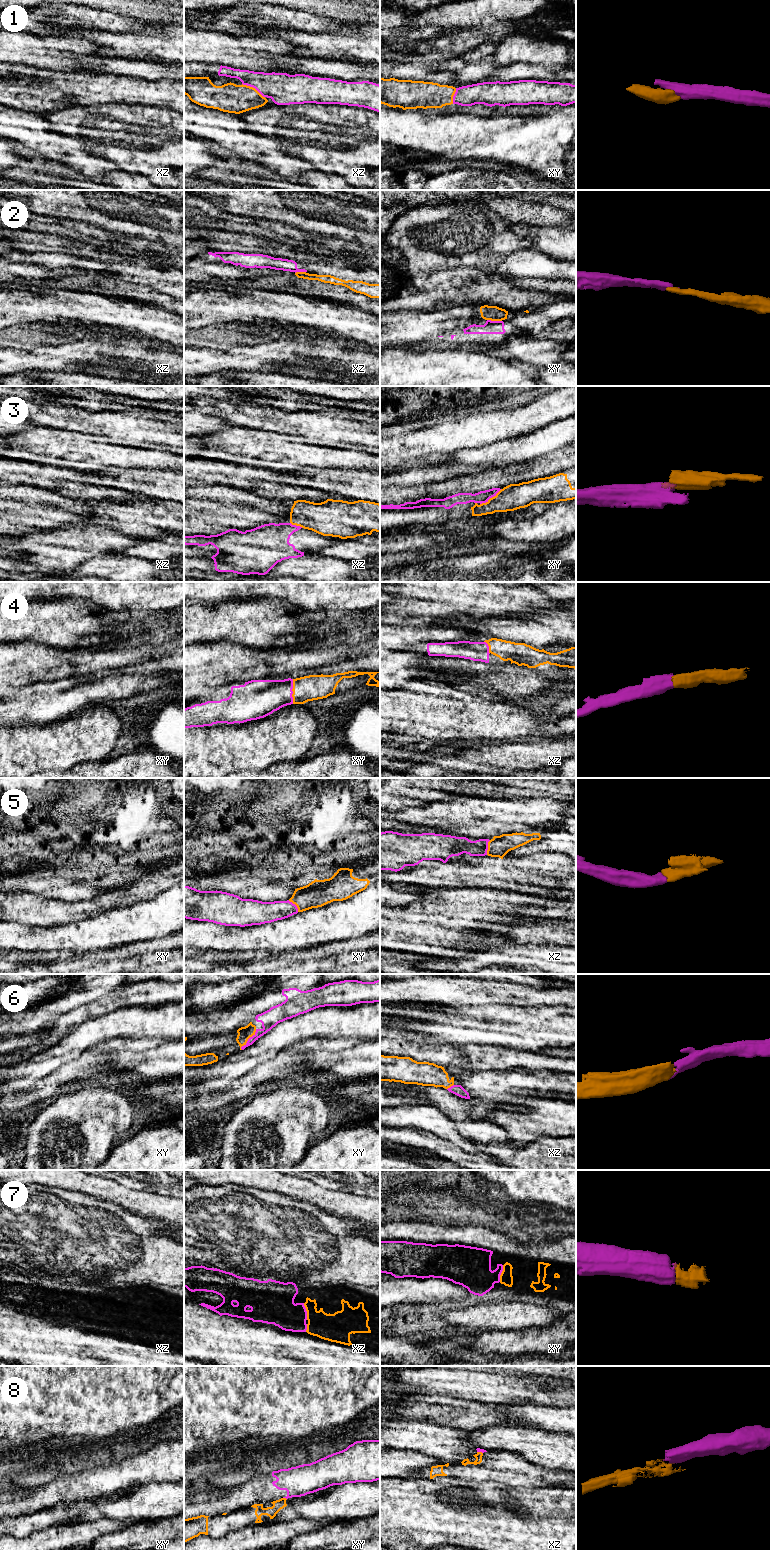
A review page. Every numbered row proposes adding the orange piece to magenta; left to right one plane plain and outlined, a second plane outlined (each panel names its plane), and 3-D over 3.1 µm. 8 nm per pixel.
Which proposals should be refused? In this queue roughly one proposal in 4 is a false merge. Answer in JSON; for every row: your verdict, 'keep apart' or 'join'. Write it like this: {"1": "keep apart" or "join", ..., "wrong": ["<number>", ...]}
{"1": "join", "2": "keep apart", "3": "keep apart", "4": "join", "5": "join", "6": "join", "7": "join", "8": "keep apart", "wrong": ["2", "3", "8"]}

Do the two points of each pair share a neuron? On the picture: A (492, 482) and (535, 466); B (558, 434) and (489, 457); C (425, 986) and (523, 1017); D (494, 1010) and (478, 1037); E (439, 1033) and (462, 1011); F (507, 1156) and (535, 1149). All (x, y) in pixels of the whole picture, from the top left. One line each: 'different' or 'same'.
A: same
B: same
C: different
D: same
E: same
F: same

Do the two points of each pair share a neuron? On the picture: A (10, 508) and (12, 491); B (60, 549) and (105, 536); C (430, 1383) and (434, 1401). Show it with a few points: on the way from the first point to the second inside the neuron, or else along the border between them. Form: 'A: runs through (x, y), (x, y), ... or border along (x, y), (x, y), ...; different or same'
A: runs through (10, 504), (10, 497), (12, 495); same
B: runs through (71, 546), (78, 542), (94, 541); same
C: border along (435, 1393), (458, 1398); different

